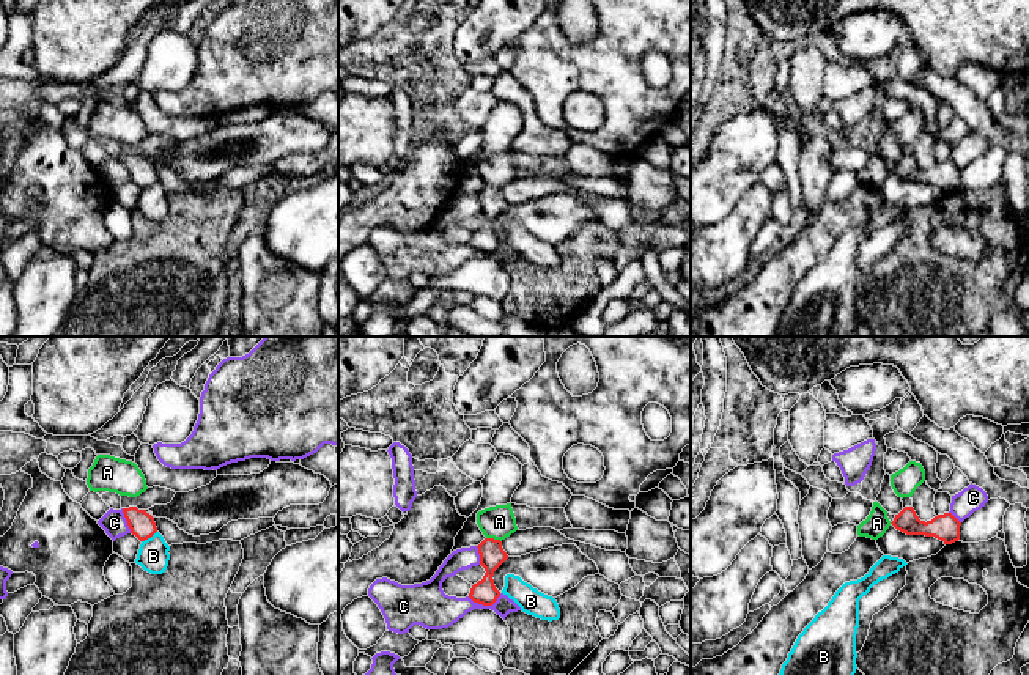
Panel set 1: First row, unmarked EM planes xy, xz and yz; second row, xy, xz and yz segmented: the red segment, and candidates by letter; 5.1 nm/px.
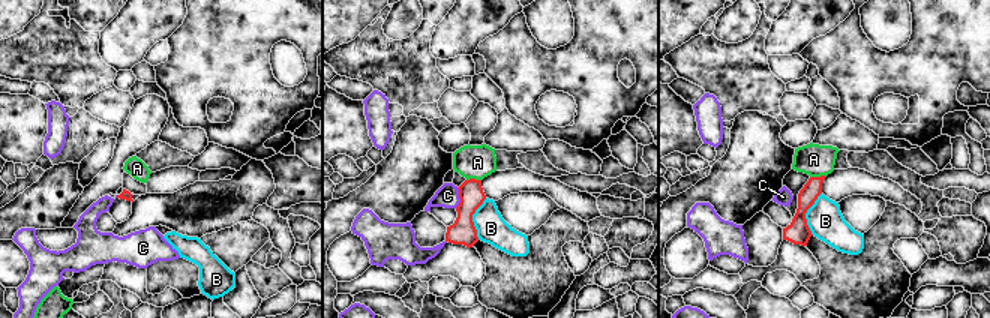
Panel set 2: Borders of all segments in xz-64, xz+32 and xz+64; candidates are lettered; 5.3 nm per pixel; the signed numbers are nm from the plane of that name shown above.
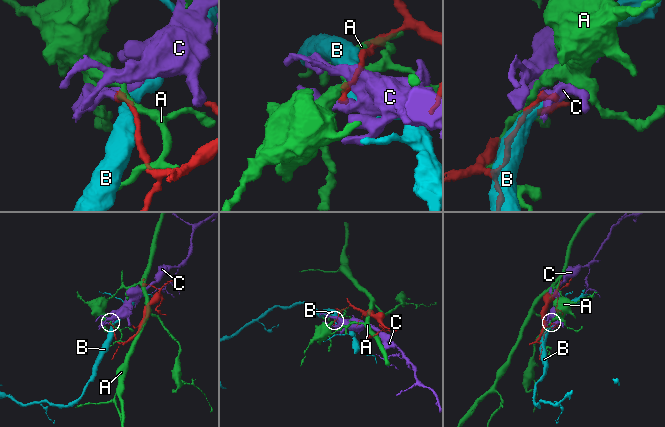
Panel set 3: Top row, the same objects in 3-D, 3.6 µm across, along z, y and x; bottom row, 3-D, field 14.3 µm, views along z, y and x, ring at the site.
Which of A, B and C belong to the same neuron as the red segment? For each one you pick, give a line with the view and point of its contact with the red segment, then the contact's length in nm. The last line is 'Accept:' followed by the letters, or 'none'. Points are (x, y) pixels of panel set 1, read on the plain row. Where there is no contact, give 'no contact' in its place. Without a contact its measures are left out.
Accept: none

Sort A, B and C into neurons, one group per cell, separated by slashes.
A / B / C

